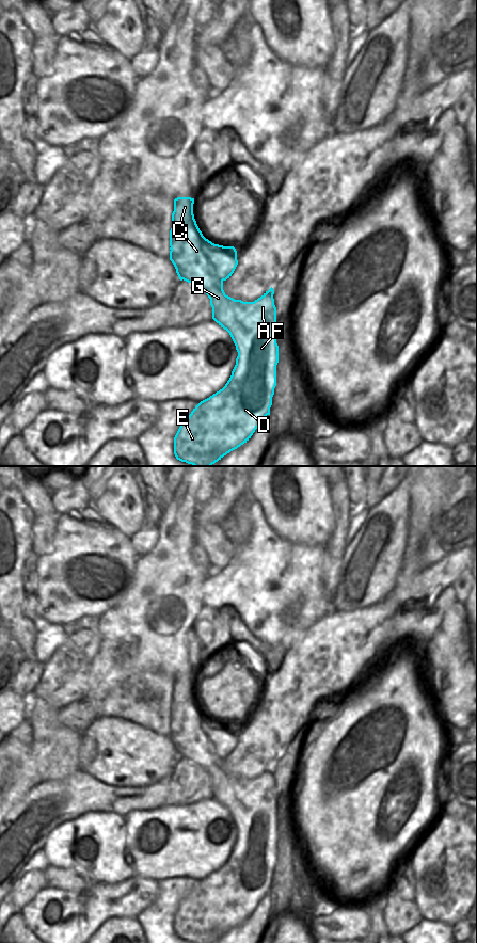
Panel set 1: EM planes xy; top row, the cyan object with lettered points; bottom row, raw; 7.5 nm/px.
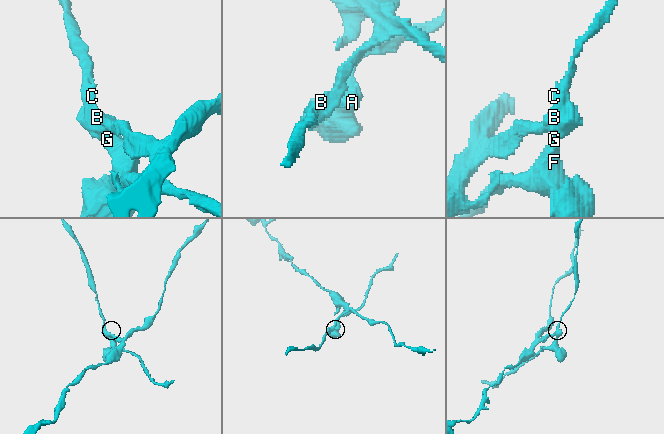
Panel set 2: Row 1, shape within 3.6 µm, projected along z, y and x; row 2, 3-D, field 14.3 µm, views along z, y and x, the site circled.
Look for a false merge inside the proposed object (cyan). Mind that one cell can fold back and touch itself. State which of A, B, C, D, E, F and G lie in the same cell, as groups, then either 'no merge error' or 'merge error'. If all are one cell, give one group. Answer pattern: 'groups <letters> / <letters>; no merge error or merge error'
groups A C D E F G / B; merge error

